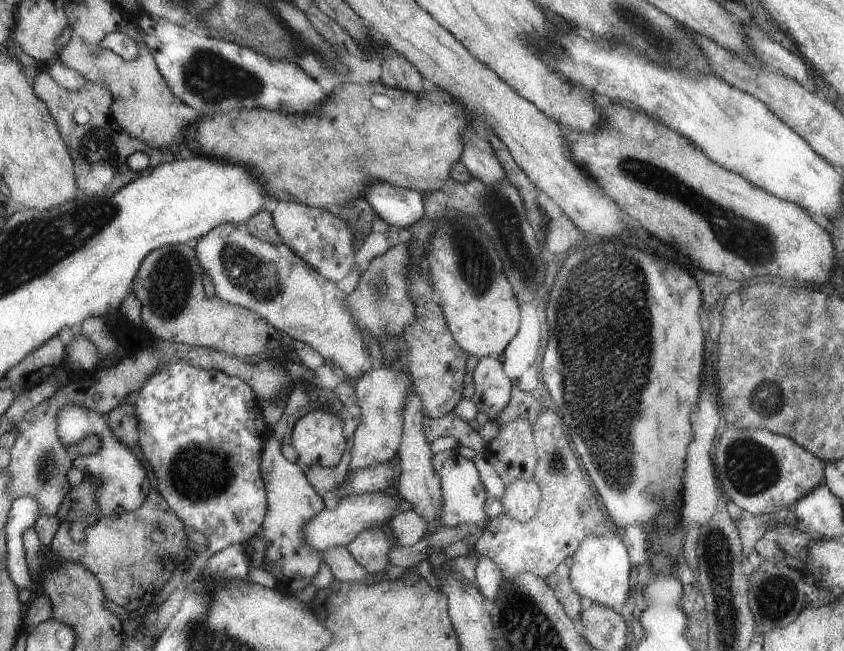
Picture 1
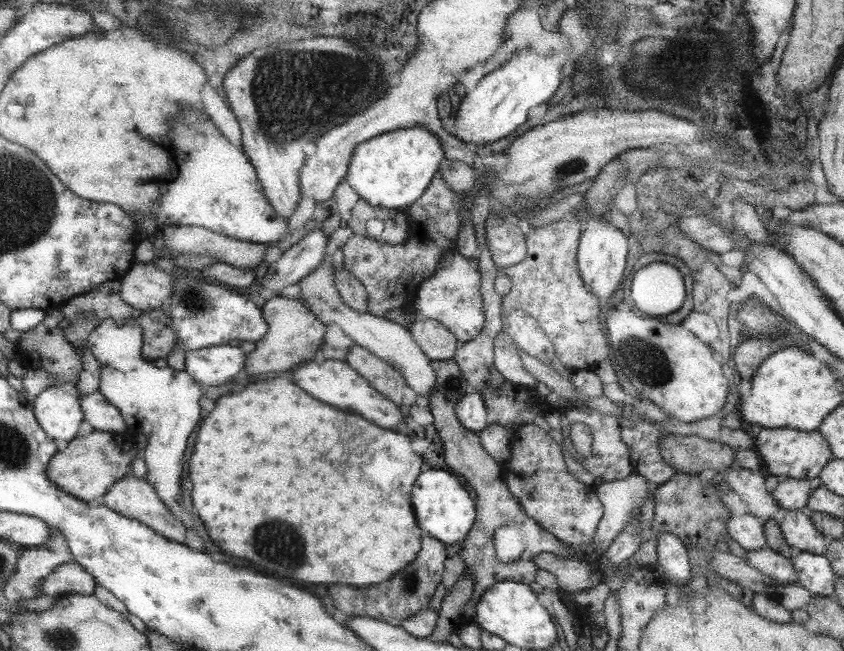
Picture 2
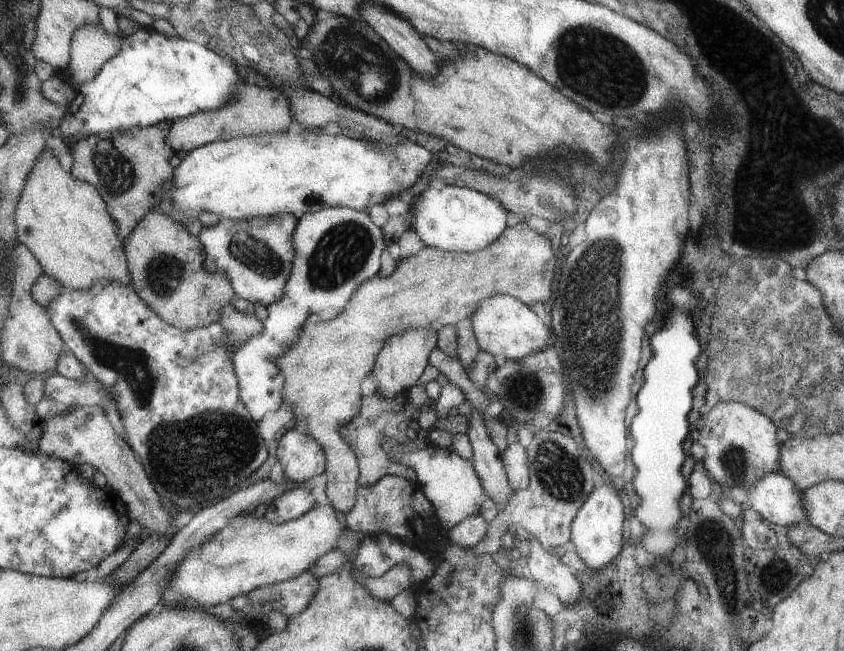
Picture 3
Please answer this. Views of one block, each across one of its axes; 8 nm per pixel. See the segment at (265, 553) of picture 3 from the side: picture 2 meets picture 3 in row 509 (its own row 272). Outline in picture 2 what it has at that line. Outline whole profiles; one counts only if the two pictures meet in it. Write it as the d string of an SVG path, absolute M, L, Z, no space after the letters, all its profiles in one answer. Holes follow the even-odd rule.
M321 262L317 268L313 268L307 276L300 278L297 282L302 302L307 305L307 312L315 315L315 319L325 326L327 323L335 323L343 334L352 340L352 343L365 347L369 353L373 353L377 358L396 367L404 375L404 382L409 388L415 390L417 395L428 398L434 389L437 390L436 374L432 369L431 360L417 345L410 331L385 317L367 312L361 313L354 311L352 307L345 306L336 290L333 277L334 268L328 263Z

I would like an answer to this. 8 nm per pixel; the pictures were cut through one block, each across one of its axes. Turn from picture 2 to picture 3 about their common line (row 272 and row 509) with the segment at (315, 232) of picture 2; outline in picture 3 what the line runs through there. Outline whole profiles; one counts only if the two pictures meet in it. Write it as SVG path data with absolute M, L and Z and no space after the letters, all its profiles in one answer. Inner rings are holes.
M299 484L269 501L262 518L267 522L279 524L307 513L315 504L312 490Z

